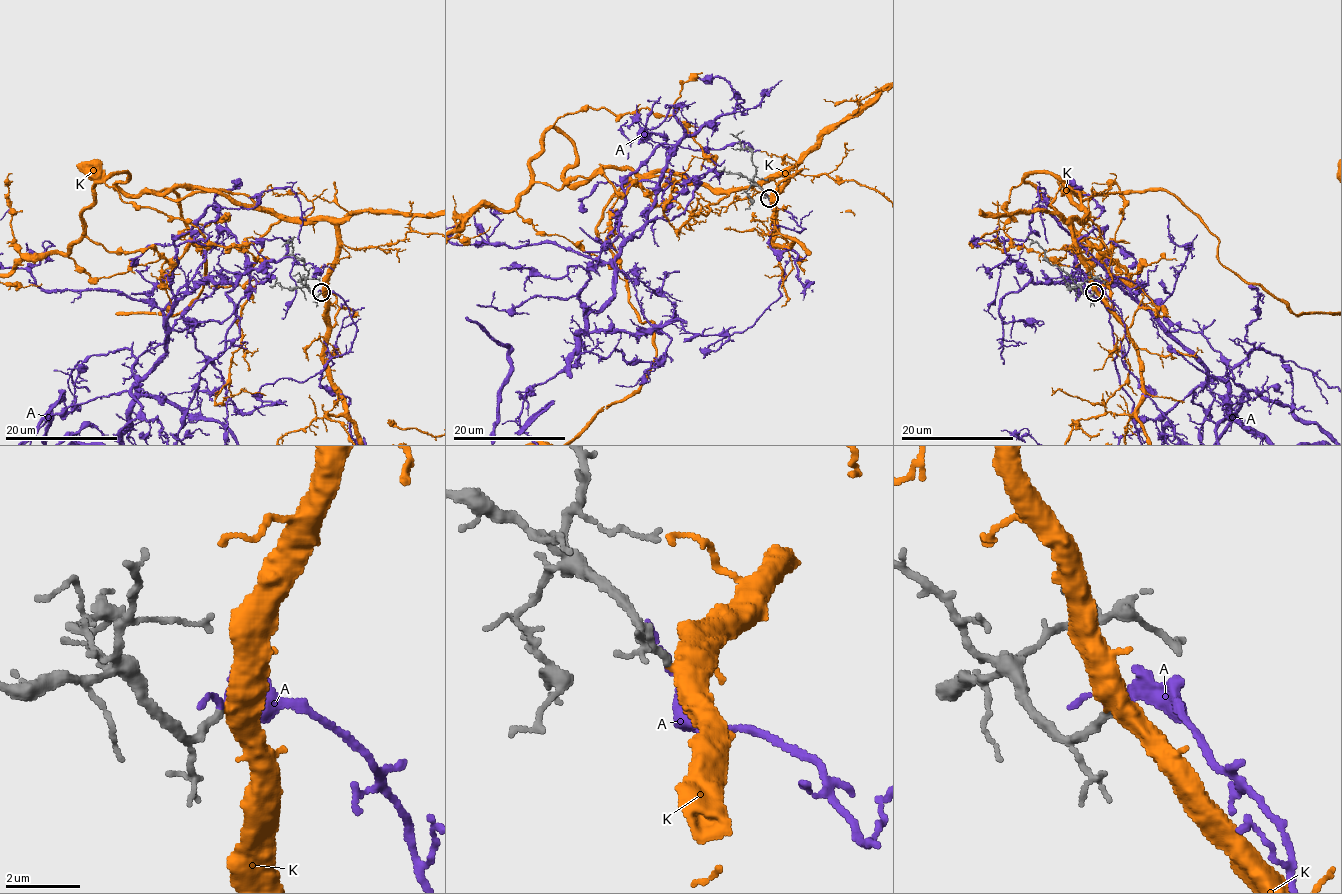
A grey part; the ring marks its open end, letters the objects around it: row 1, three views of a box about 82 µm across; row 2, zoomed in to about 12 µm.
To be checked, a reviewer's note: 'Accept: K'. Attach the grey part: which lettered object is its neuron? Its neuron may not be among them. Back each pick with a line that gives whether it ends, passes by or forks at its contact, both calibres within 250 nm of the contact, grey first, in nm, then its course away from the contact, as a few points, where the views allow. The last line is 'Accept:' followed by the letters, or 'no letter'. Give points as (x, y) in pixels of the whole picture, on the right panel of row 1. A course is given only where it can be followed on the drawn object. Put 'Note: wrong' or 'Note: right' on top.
Note: right
K: it passes by | 240/440 nm
Accept: K

